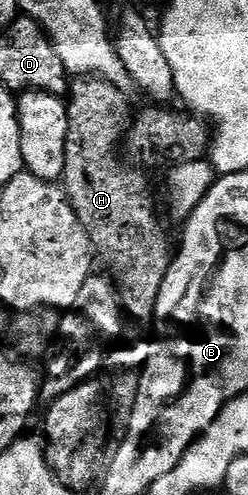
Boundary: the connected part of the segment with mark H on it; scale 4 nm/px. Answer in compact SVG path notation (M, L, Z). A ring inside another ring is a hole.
M97 74L76 78L70 84L65 99L69 133L61 186L89 237L94 254L103 258L110 278L118 286L126 318L150 324L165 273L171 268L173 243L163 232L144 172L121 158L121 144L133 118L127 98L128 92L117 89L117 85Z

